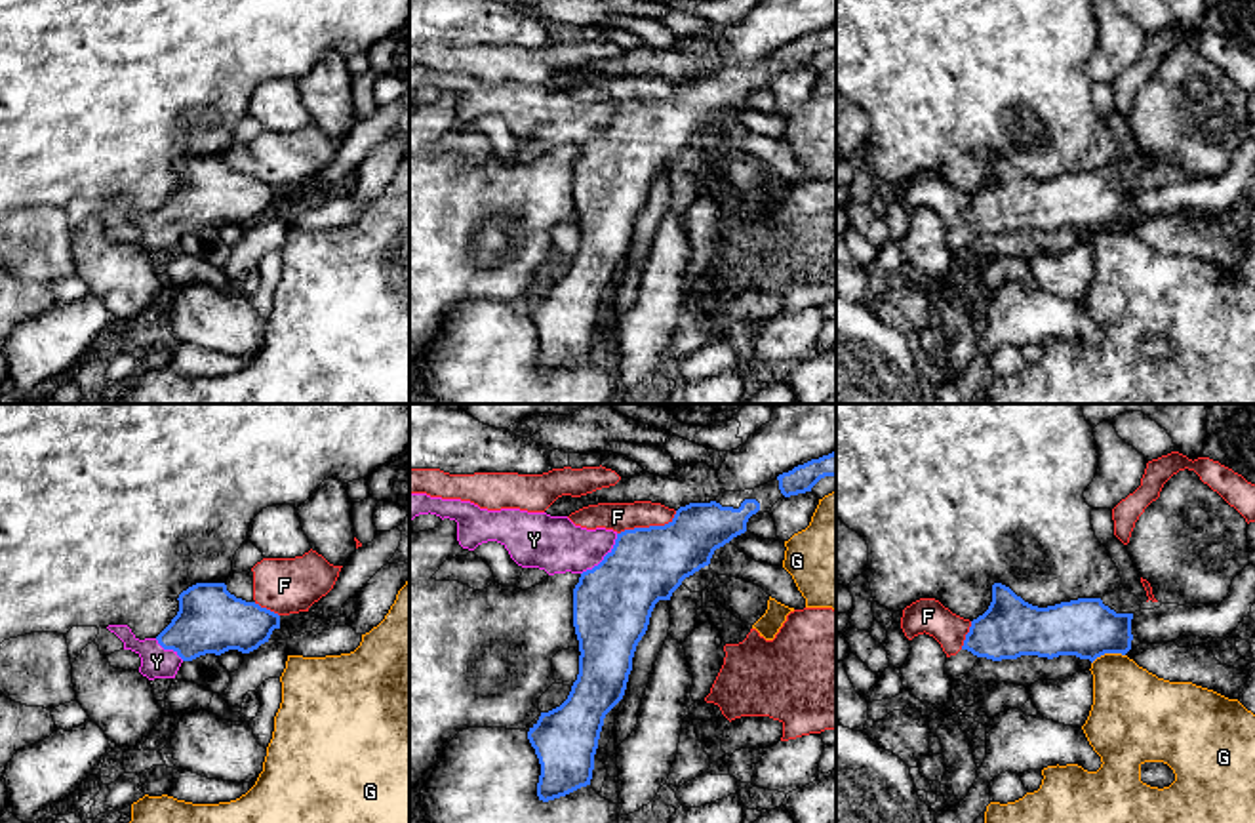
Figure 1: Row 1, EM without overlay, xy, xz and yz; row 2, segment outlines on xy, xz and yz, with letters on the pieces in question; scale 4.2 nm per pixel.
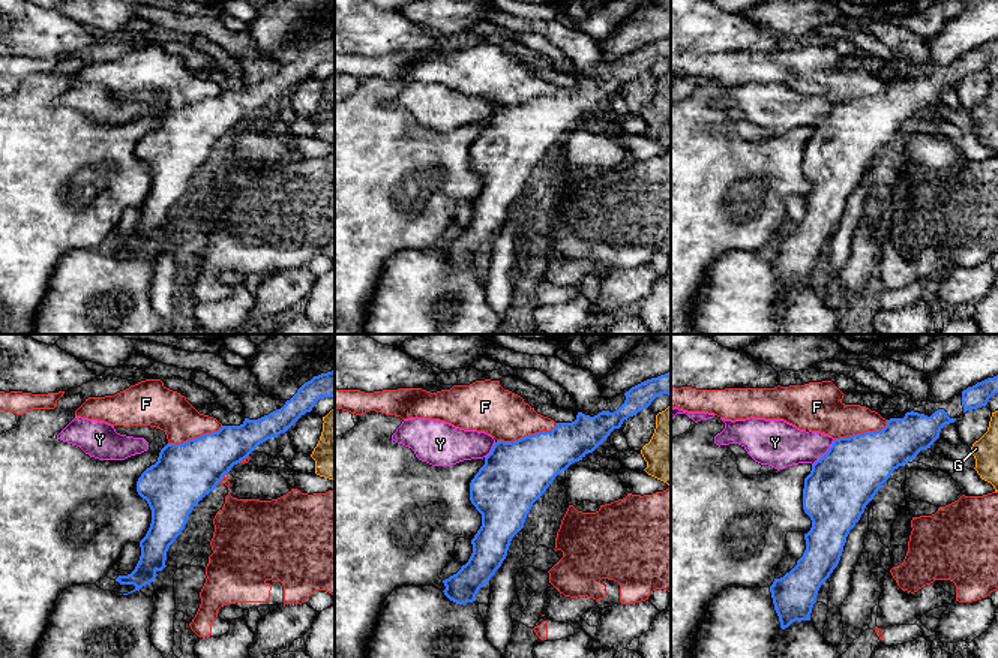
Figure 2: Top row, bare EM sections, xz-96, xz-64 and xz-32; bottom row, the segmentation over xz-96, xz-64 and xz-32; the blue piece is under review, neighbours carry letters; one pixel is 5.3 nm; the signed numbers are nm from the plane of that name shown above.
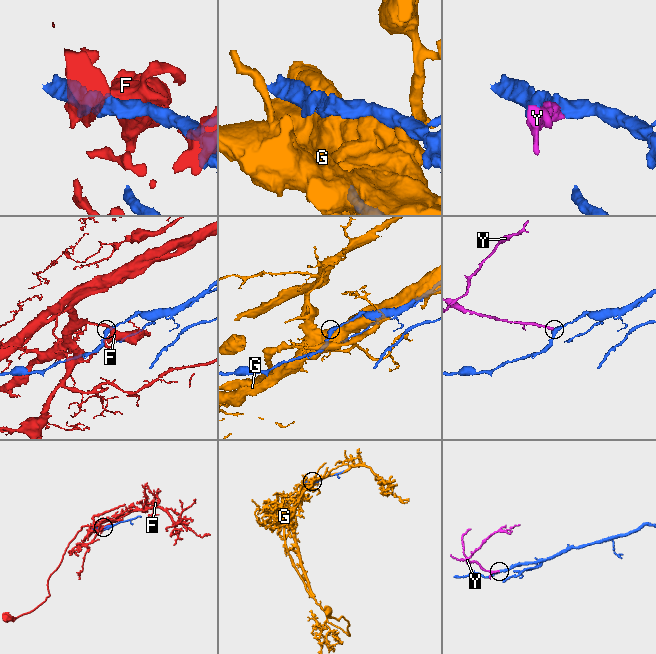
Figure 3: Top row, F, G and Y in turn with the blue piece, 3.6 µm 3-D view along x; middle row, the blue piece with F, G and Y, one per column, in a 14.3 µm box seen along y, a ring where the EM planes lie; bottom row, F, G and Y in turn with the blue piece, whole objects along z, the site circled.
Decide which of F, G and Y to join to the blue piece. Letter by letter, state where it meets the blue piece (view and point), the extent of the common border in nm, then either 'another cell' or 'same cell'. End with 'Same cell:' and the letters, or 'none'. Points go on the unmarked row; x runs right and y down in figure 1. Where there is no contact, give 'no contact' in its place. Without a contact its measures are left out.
F: meets blue in xz at (650, 100); contact 280 nm long; another cell
G: meets blue in yz at (1107, 225); contact 150 nm long; another cell
Y: meets blue in xz at (604, 130); contact 240 nm long; same cell
Same cell: Y

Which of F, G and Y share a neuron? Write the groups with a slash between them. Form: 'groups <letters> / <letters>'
groups F / G / Y

